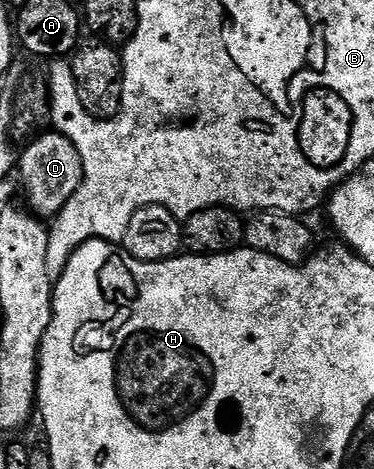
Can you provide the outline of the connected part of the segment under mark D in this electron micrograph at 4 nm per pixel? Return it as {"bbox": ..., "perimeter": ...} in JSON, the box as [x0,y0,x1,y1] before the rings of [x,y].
{"bbox":[16,132,83,219],"perimeter":[[[46,132],[33,138],[23,153],[21,150],[16,163],[16,171],[28,201],[27,208],[40,219],[56,217],[79,189],[83,179],[82,160],[72,141],[59,133]]]}

